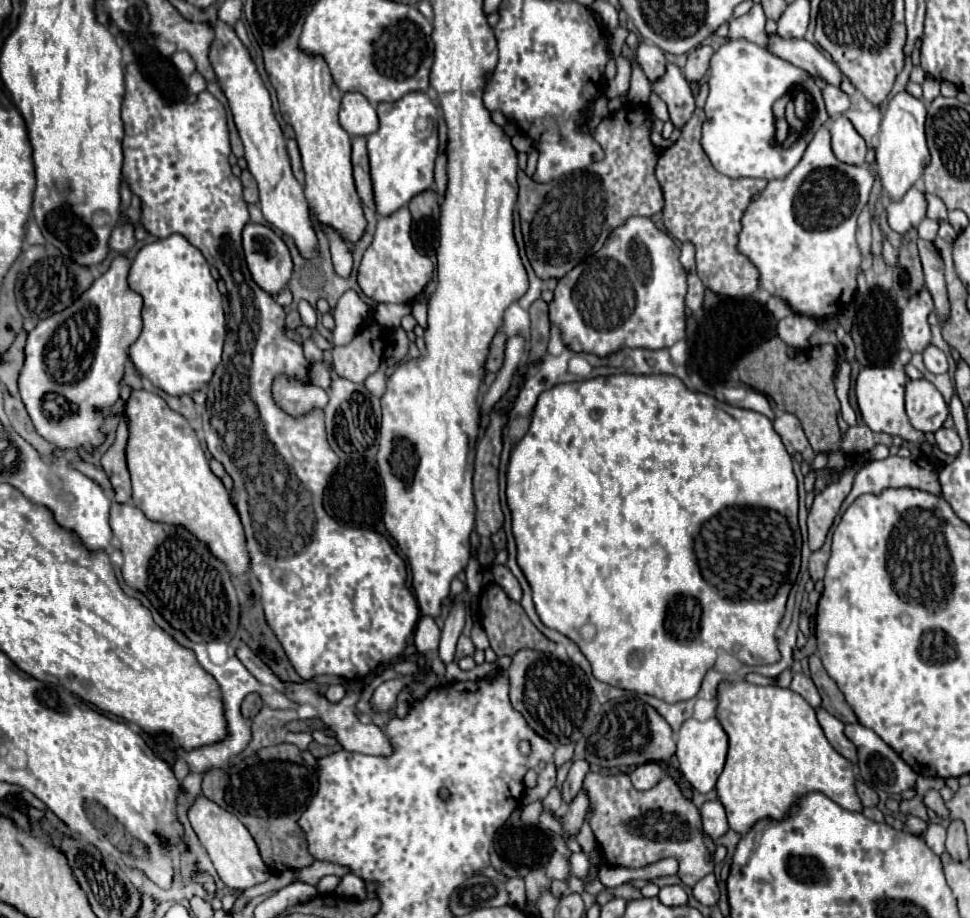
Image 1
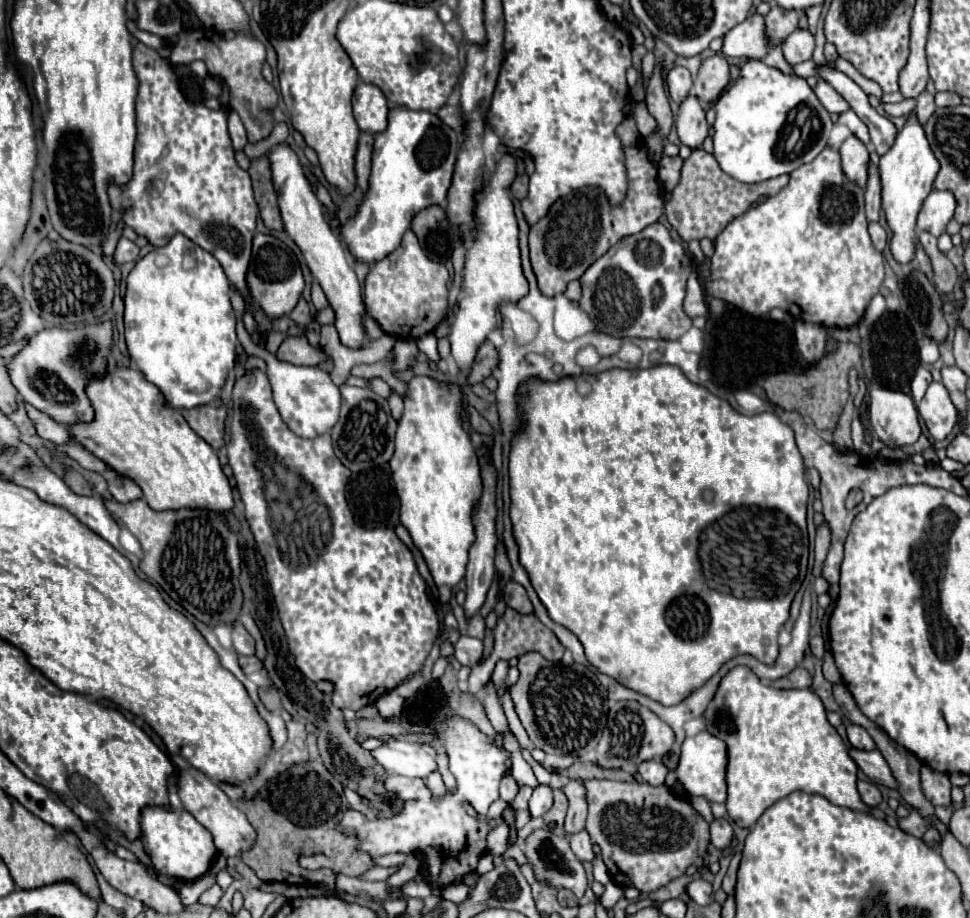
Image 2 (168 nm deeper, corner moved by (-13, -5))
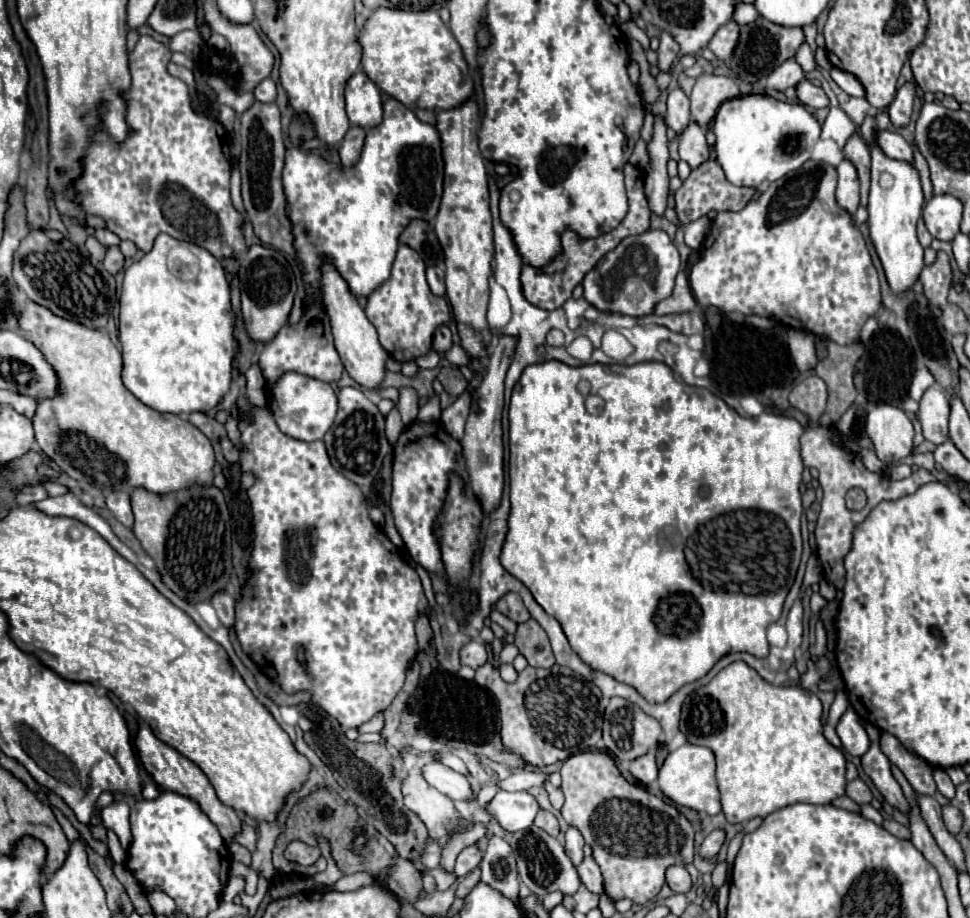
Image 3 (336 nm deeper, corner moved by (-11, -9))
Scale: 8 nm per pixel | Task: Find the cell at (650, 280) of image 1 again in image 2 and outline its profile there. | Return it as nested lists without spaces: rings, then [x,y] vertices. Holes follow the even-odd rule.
[[[656,222],[614,244],[582,274],[580,306],[596,322],[596,328],[610,336],[668,336],[668,340],[676,340],[692,326],[692,320],[682,310],[690,272],[692,262],[684,248],[670,238],[666,226]]]

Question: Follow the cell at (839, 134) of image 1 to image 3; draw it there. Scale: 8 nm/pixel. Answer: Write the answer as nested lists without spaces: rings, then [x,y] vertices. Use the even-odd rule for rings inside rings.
[[[842,160],[838,166],[838,188],[836,188],[836,200],[838,204],[848,210],[850,214],[856,212],[860,204],[860,184],[858,184],[858,174],[854,164],[850,160]]]

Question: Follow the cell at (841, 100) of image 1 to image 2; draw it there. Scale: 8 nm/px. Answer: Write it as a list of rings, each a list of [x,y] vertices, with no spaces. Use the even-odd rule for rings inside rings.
[[[818,78],[816,86],[814,86],[812,90],[814,90],[816,98],[820,100],[820,104],[822,104],[828,112],[832,112],[832,114],[840,114],[840,112],[846,112],[846,110],[850,108],[848,102],[846,102],[826,80],[822,80],[822,78]]]

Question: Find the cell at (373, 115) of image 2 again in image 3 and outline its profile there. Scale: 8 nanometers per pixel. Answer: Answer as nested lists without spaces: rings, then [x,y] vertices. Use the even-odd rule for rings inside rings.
[[[358,70],[346,84],[346,112],[354,126],[374,128],[382,122],[382,96],[378,86]]]

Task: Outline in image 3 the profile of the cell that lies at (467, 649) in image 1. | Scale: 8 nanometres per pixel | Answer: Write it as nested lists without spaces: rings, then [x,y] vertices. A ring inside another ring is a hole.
[[[470,640],[470,642],[464,644],[462,650],[460,650],[460,664],[470,666],[470,668],[474,668],[474,670],[476,670],[478,666],[482,666],[486,660],[488,660],[488,656],[486,656],[486,648],[484,648],[482,642]]]

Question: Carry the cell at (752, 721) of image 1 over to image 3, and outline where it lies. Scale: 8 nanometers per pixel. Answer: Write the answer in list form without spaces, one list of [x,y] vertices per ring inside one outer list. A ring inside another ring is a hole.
[[[732,662],[730,666],[726,666],[724,670],[720,670],[706,686],[698,688],[696,692],[692,692],[684,706],[682,706],[682,718],[680,718],[680,730],[688,734],[688,742],[690,744],[700,744],[700,746],[710,746],[716,754],[716,780],[718,780],[718,790],[722,796],[722,812],[726,816],[726,820],[730,824],[746,824],[752,818],[764,818],[788,804],[796,804],[796,802],[810,802],[810,804],[830,804],[832,800],[840,798],[846,794],[846,758],[844,754],[834,748],[822,734],[822,702],[816,694],[800,688],[800,686],[774,686],[766,680],[762,680],[758,676],[758,672],[754,672],[754,668],[750,668],[746,662]]]

